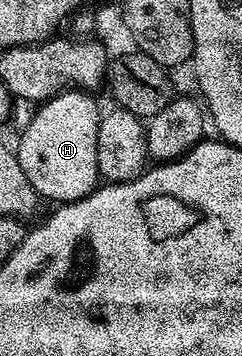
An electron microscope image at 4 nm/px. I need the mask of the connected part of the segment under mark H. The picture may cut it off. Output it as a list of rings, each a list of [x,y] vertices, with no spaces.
[[[87,90],[56,92],[36,107],[32,121],[18,133],[17,155],[25,178],[44,201],[79,200],[94,192],[101,177],[97,166],[97,130],[101,108]]]

